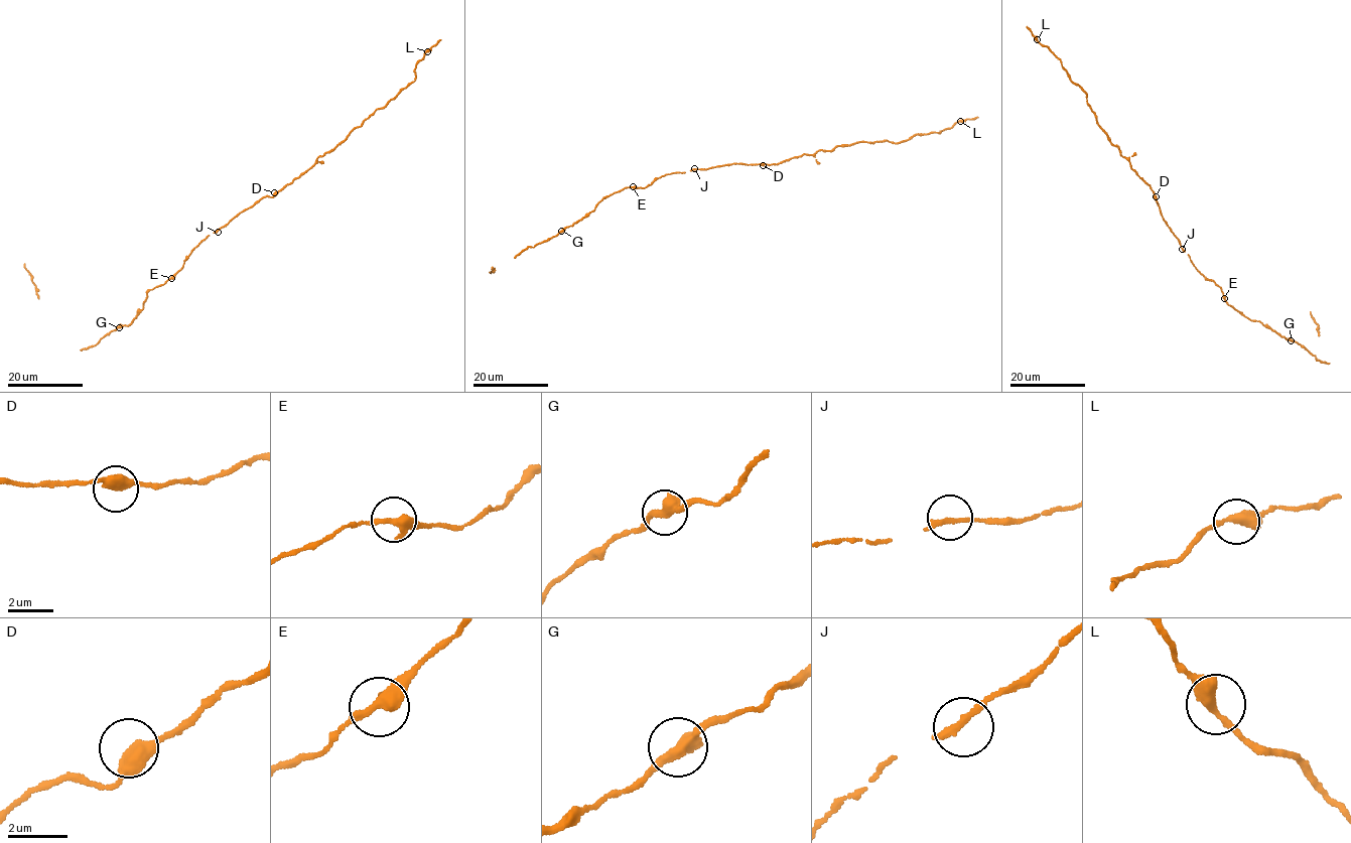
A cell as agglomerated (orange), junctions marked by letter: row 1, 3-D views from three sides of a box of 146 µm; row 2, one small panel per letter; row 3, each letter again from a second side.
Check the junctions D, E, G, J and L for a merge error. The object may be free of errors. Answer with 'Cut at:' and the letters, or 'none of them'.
Cut at: none of them

